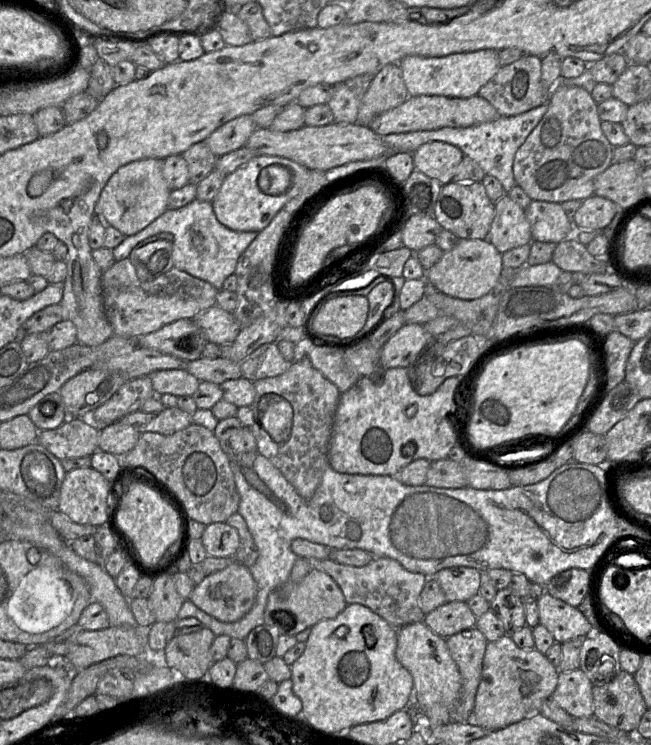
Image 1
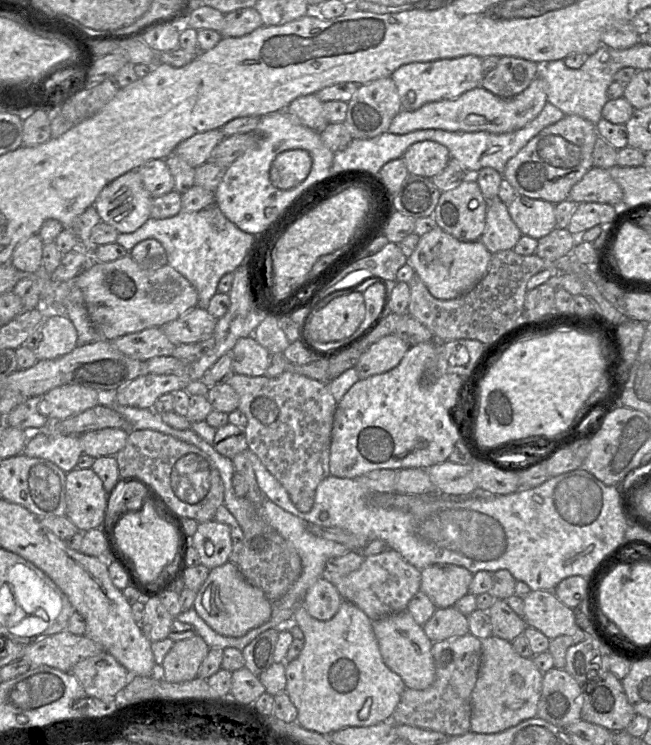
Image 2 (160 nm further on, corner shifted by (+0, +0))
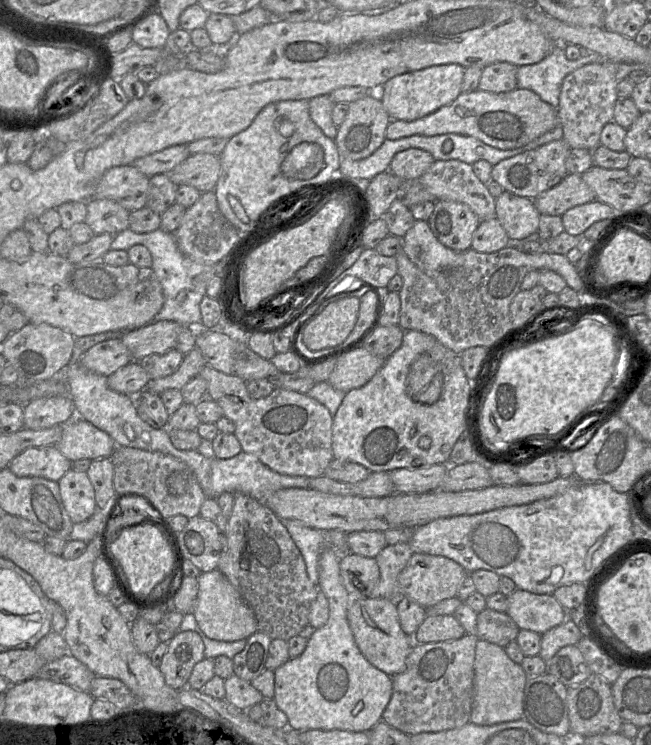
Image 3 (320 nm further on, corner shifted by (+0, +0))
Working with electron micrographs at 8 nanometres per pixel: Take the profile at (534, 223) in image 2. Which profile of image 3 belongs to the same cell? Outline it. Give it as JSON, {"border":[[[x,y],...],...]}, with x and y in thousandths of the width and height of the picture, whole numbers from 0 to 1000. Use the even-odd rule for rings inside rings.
{"border":[[[777,255],[762,266],[760,291],[779,311],[785,326],[826,310],[829,286],[820,270]]]}

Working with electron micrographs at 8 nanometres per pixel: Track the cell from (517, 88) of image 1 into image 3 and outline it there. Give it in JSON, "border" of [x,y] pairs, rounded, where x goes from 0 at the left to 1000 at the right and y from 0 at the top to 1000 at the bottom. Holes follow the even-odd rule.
{"border":[[[765,83],[747,89],[740,94],[734,121],[756,125],[777,125],[794,115],[796,89],[780,83]]]}

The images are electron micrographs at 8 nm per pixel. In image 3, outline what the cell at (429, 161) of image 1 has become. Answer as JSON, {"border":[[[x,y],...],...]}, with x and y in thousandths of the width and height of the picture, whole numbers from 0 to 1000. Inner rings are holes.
{"border":[[[630,199],[610,205],[598,224],[598,230],[628,247],[644,240],[667,219],[665,209],[648,200]]]}

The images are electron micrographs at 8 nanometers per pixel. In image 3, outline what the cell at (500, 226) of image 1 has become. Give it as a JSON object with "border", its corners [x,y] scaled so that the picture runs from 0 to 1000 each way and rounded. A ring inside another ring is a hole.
{"border":[[[762,291],[739,295],[730,309],[724,333],[737,340],[756,340],[785,328],[785,322]]]}

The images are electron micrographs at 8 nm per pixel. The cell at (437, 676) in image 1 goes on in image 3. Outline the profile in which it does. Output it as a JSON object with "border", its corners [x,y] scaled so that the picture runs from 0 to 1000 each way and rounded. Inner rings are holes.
{"border":[[[539,801],[533,831],[548,868],[575,895],[601,909],[622,901],[625,882],[637,862],[614,840],[608,804]]]}

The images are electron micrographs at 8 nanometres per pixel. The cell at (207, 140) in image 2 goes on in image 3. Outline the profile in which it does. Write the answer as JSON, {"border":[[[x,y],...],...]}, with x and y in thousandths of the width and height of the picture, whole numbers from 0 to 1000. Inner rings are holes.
{"border":[[[269,195],[207,215],[201,221],[227,238],[255,234],[292,209],[287,195]]]}

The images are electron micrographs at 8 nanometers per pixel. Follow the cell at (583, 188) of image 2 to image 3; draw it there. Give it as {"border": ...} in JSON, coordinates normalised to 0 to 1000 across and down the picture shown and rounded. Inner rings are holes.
{"border":[[[873,234],[860,246],[831,259],[820,275],[831,289],[863,290],[871,282],[916,267],[889,234]]]}

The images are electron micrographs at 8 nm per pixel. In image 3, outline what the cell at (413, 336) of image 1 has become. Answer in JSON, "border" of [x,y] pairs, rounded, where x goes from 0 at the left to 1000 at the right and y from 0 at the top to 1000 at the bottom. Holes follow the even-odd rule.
{"border":[[[558,464],[518,481],[504,513],[516,522],[535,526],[562,515],[587,493],[593,482],[576,478]]]}

